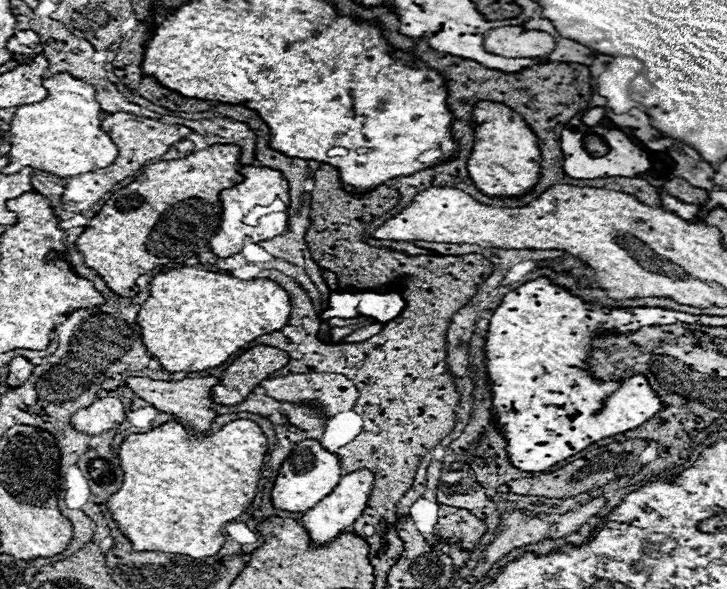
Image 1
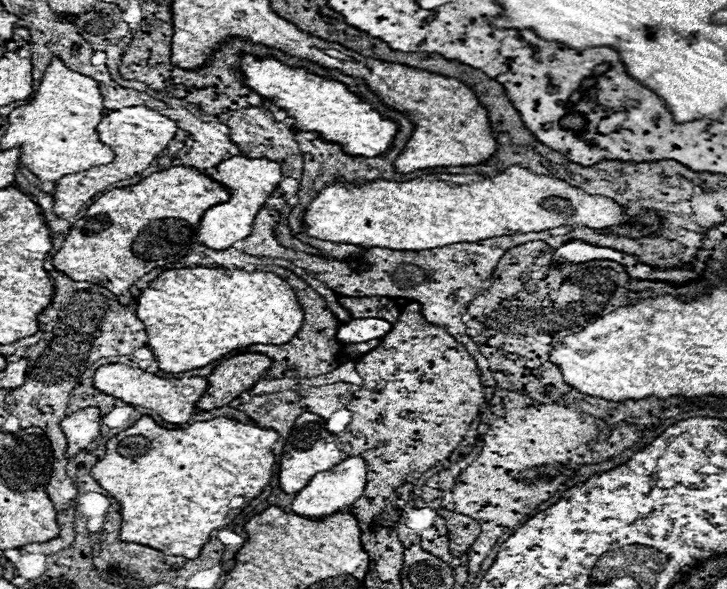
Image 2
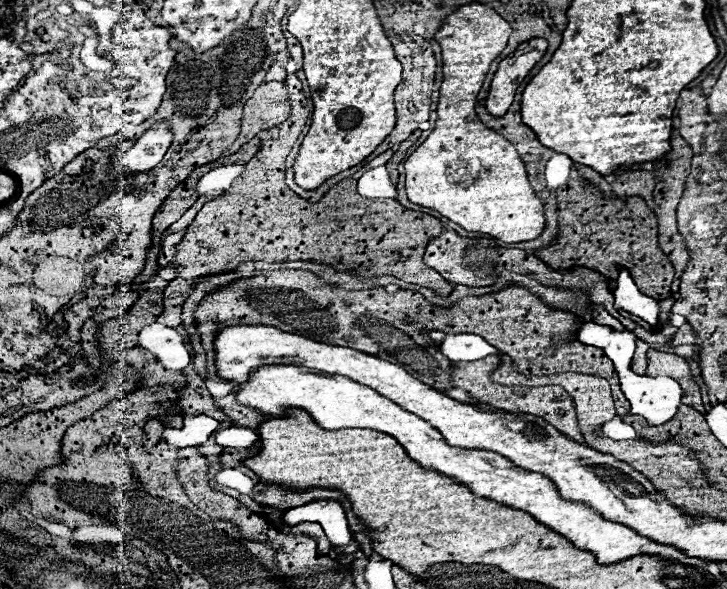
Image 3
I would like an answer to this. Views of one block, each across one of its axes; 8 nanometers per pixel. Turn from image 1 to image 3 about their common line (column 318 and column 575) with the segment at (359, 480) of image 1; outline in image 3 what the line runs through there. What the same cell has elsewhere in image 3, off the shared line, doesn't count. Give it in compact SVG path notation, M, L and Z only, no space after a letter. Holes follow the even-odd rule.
M262 366L258 368L256 372L250 374L250 380L242 384L242 388L236 392L236 398L240 404L244 406L250 406L250 408L258 408L262 410L264 414L272 414L272 416L282 416L286 414L288 410L292 408L300 408L300 410L306 410L312 420L324 428L324 430L342 430L342 428L370 428L370 430L376 430L376 432L384 432L384 434L390 434L392 438L396 438L404 450L408 452L410 458L414 458L420 466L424 468L434 468L454 480L458 480L460 484L466 484L474 494L478 496L484 496L484 498L490 498L494 502L500 502L500 504L508 504L516 510L524 510L528 514L532 514L538 522L550 526L554 532L566 536L576 548L582 548L582 550L588 550L596 556L596 560L600 564L616 564L616 562L624 562L628 558L634 558L638 554L646 554L646 556L660 556L662 560L674 560L678 564L684 564L684 566L690 566L690 568L698 568L698 558L690 558L686 556L684 552L676 550L674 546L666 546L666 544L658 544L650 538L644 538L640 536L638 532L630 530L628 526L622 526L618 522L606 522L598 512L590 510L590 506L586 504L576 504L576 502L566 502L560 494L558 494L558 488L554 486L554 482L550 478L546 478L544 474L538 474L538 472L528 472L528 470L522 470L518 466L514 466L508 458L504 458L502 454L494 454L492 450L470 450L470 448L454 448L454 446L448 446L446 440L442 438L442 434L438 434L438 430L434 430L428 422L424 422L422 418L402 410L400 406L396 406L394 402L390 402L388 398L380 396L378 392L374 392L372 388L368 386L362 386L350 378L344 378L344 376L332 376L332 374L314 374L312 370L304 368L304 366Z

